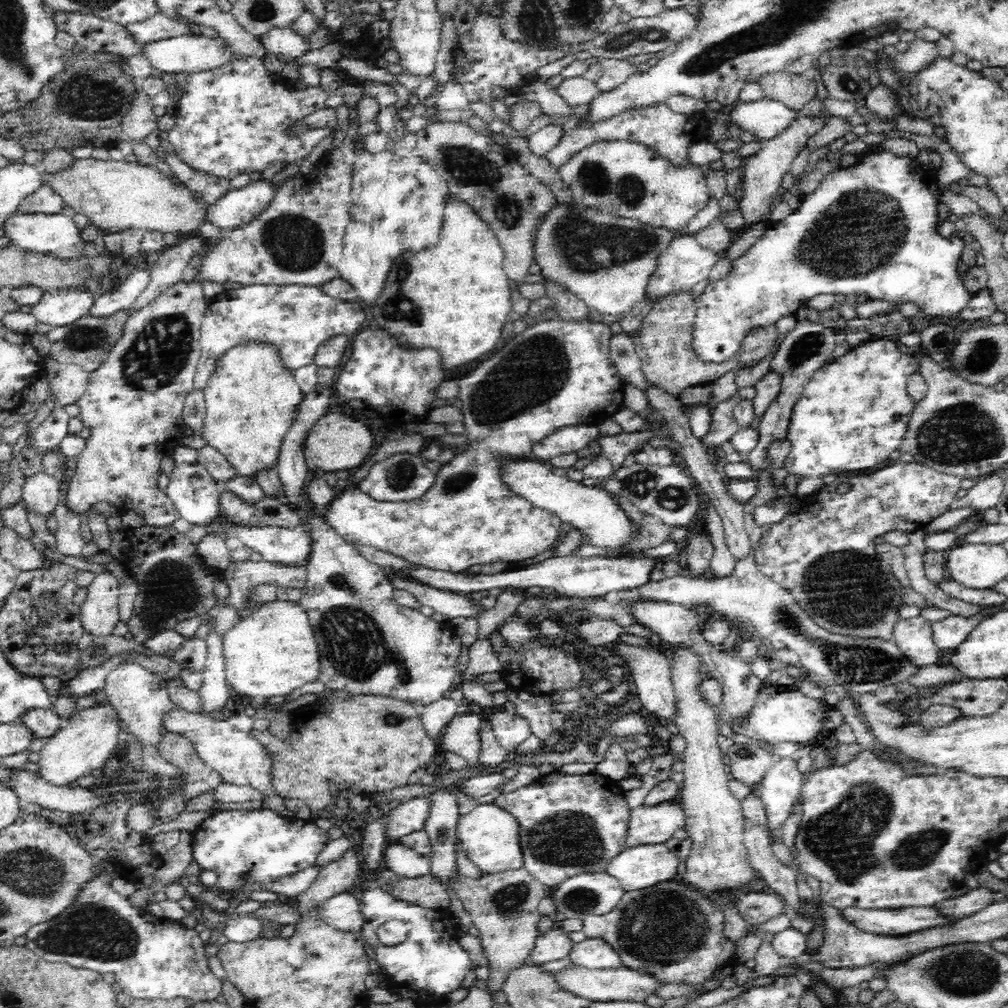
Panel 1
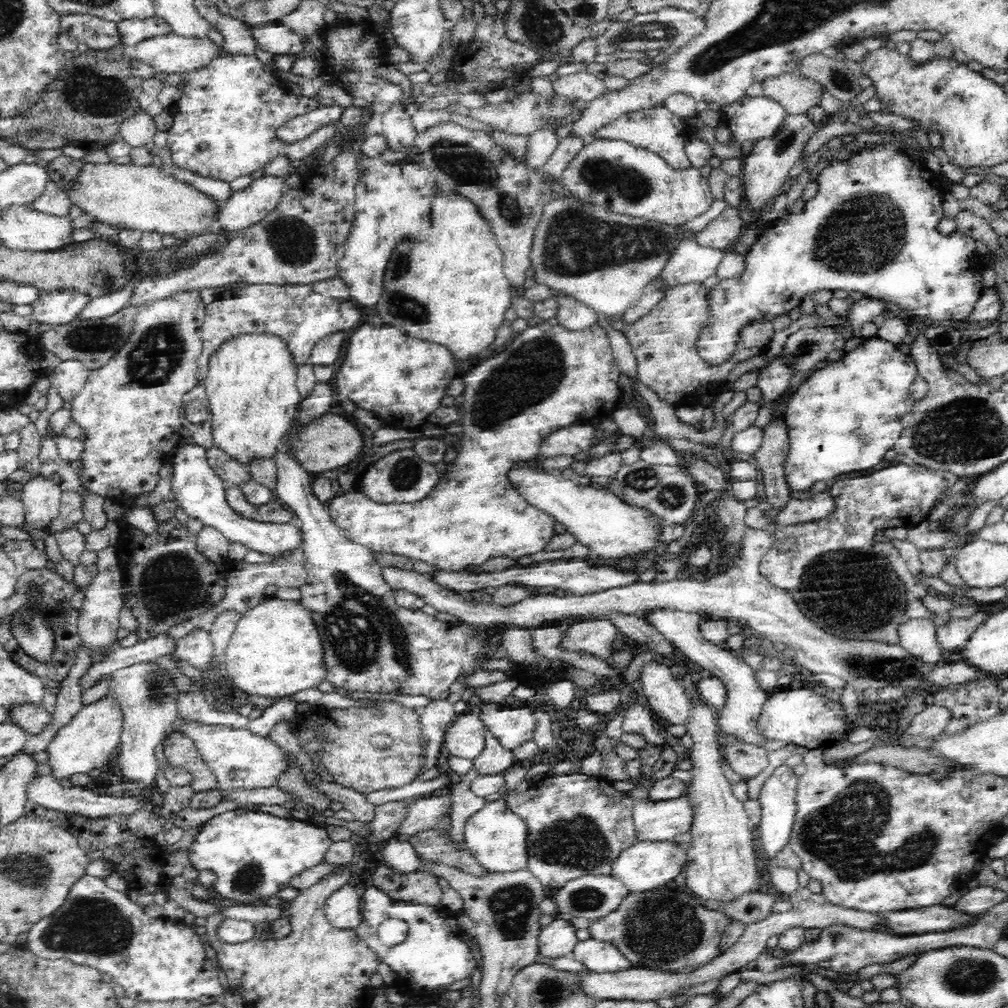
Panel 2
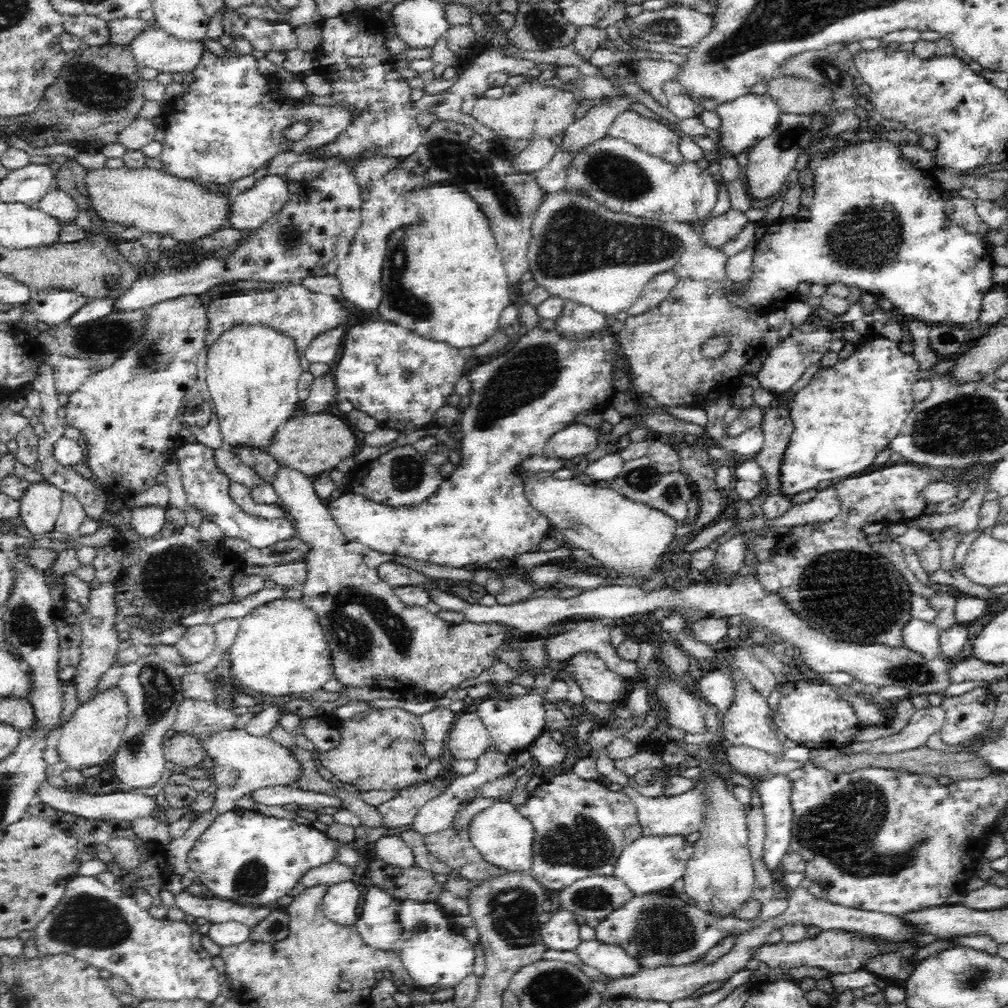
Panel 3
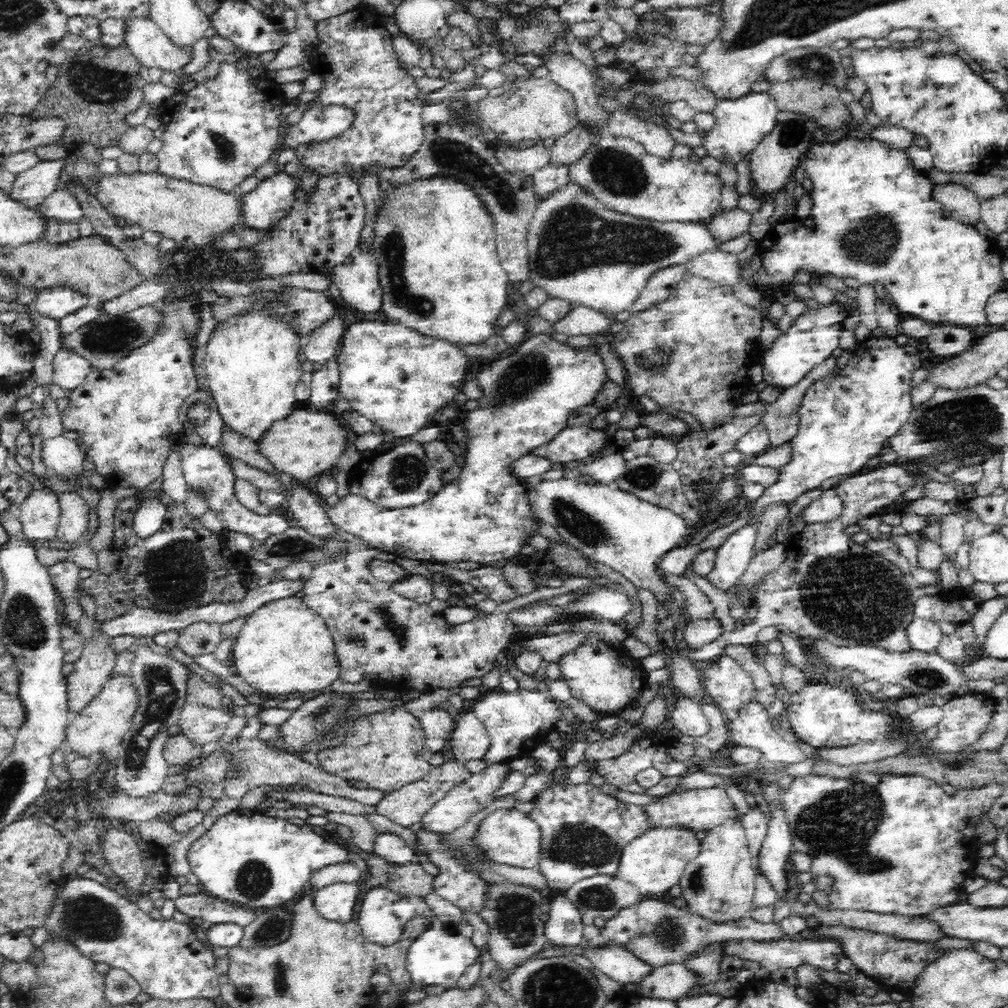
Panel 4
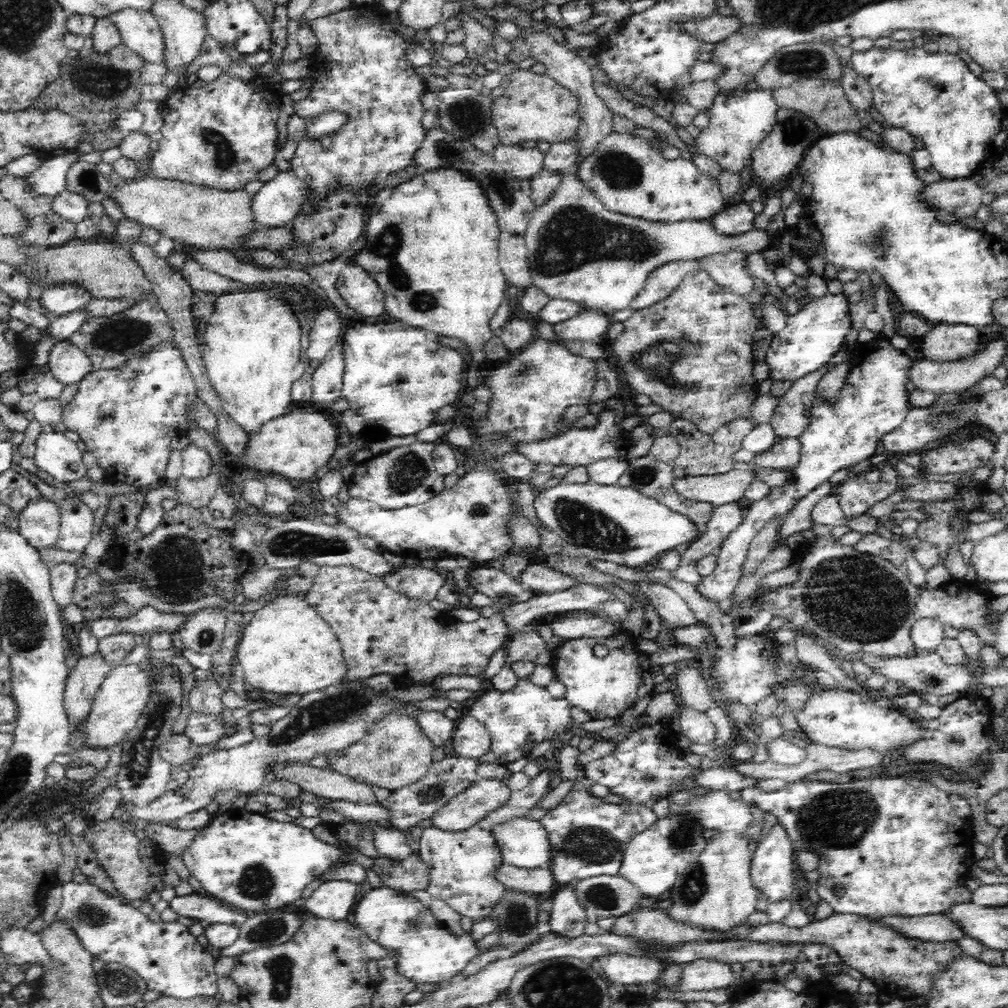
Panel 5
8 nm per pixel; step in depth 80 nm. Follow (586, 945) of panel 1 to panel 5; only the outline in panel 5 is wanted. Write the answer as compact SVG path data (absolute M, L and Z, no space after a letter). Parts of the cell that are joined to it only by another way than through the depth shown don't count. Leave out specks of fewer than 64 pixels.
M620 952L603 954L595 961L600 964L602 975L608 982L623 985L652 983L663 967L656 958Z

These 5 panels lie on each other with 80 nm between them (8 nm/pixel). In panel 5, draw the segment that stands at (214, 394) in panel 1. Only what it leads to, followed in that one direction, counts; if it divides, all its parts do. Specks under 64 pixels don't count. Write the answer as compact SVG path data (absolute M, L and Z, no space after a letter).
M254 283L250 292L217 296L203 335L203 361L222 411L248 435L294 410L295 406L289 406L294 403L291 389L306 368L300 356L302 328L292 306L283 298L285 289L278 293L280 298L275 296L278 287Z

